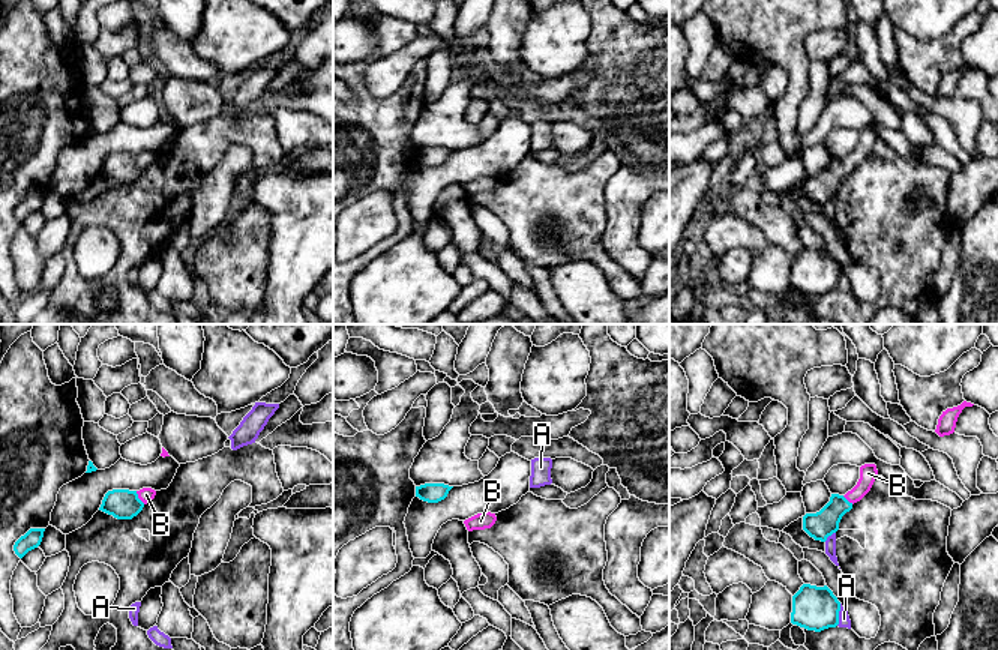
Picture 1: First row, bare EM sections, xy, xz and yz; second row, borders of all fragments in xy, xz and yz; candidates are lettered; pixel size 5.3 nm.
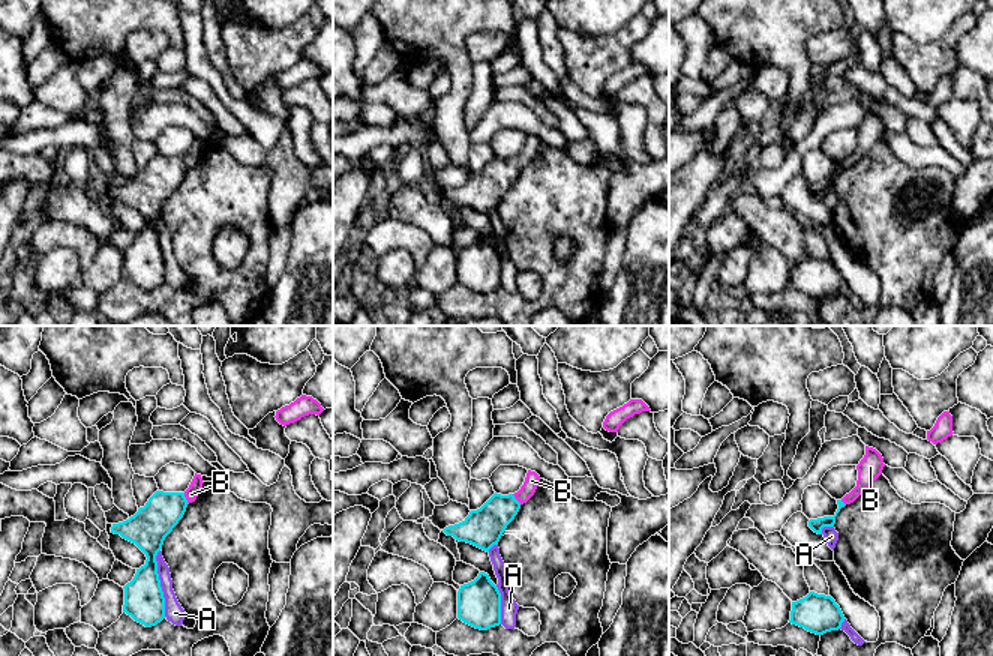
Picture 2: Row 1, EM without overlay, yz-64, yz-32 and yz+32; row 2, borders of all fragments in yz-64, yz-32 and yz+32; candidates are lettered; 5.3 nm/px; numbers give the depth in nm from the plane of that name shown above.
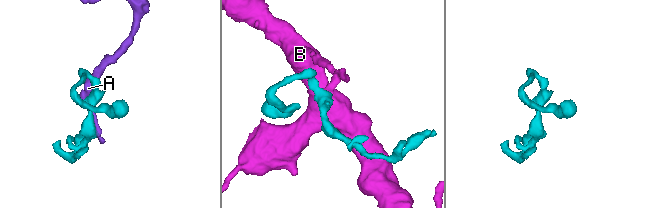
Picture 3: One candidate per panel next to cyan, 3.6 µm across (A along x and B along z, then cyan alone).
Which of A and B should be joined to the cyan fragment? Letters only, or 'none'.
B

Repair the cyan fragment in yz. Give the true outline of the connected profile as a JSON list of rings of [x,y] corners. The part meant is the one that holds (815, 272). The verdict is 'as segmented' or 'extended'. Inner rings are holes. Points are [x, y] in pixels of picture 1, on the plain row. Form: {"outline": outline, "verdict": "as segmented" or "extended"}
{"outline": [[[803,248],[792,260],[791,287],[821,296],[839,288],[839,275],[840,266],[827,249]]], "verdict": "as segmented"}

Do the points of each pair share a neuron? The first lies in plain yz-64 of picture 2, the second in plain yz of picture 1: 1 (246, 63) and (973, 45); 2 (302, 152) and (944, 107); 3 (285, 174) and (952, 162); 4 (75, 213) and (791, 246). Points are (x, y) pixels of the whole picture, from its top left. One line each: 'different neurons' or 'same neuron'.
1: different neurons
2: same neuron
3: different neurons
4: same neuron

